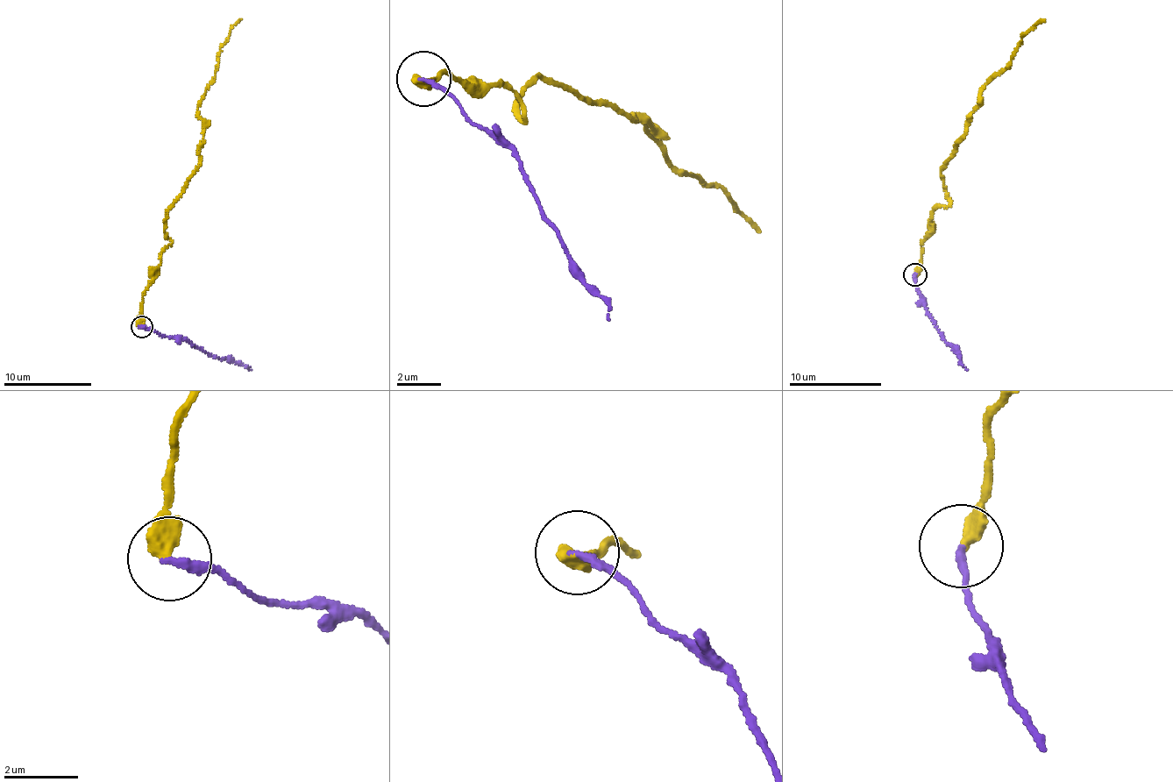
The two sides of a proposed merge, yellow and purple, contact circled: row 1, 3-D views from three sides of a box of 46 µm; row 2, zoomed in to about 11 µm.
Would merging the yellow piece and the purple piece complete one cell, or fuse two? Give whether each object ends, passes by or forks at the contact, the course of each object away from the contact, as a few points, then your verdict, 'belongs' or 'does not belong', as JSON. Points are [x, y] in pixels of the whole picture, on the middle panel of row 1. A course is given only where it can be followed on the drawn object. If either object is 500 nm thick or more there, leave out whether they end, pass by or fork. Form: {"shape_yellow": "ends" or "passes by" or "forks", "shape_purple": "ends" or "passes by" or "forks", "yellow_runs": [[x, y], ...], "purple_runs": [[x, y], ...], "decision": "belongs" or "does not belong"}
{"shape_yellow": "ends", "shape_purple": "ends", "yellow_runs": [[422, 77], [503, 83], [521, 118], [517, 99], [543, 73], [655, 123], [648, 138], [763, 233]], "purple_runs": [[422, 77], [447, 86], [472, 122], [504, 135], [558, 237], [611, 322]], "decision": "does not belong"}

